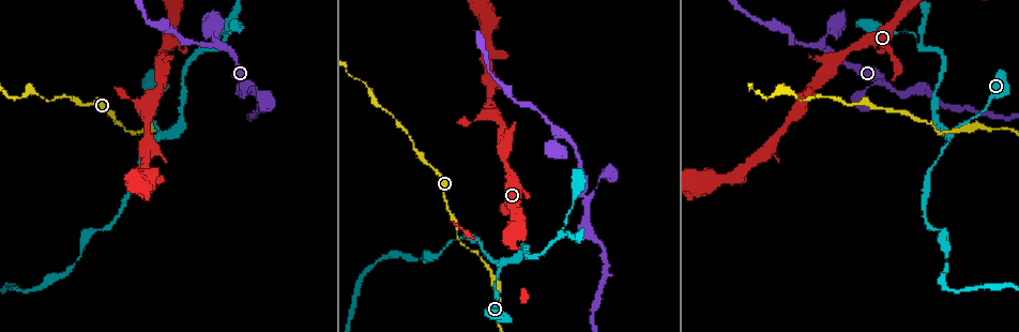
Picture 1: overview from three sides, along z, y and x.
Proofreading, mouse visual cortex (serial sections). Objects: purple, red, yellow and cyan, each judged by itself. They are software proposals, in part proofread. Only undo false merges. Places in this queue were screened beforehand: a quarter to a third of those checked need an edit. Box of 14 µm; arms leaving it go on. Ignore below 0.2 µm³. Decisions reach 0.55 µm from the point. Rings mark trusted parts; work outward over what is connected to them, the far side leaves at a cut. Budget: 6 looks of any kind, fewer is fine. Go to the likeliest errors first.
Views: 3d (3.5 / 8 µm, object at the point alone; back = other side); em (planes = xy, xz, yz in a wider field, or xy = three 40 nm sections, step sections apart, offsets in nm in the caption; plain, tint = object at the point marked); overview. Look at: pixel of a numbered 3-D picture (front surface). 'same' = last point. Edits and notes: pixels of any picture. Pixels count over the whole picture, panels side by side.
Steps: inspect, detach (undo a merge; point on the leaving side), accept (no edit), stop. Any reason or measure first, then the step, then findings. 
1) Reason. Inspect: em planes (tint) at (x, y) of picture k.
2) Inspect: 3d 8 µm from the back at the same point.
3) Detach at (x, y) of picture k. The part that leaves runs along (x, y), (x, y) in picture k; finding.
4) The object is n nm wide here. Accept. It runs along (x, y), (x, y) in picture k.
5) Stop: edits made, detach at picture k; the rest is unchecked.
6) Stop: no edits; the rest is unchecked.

Three arms meet. Inspect: 3d 3.5 µm at (158, 136) of picture 1.

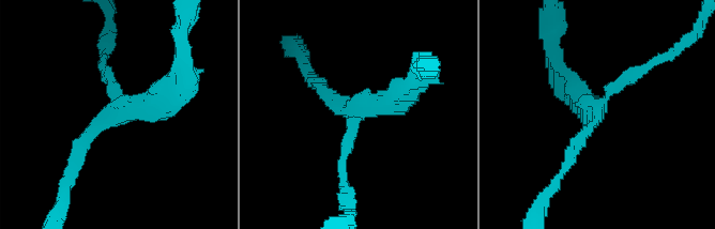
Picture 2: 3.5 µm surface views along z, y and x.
3 arms meet here; the arms are 150, 200, 350 nm wide; need the tissue. Inspect: em planes (tint) at (600, 103) of picture 2.

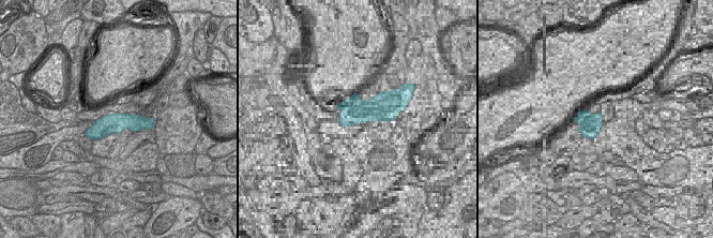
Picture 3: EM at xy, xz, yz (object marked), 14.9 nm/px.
The object is 300 nm wide here. Accept. It runs along (151, 125), (109, 123), (88, 133) in picture 3; all the same cell.

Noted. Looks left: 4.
Branch point. Inspect: 3d 8 µm at (562, 233) of picture 1.

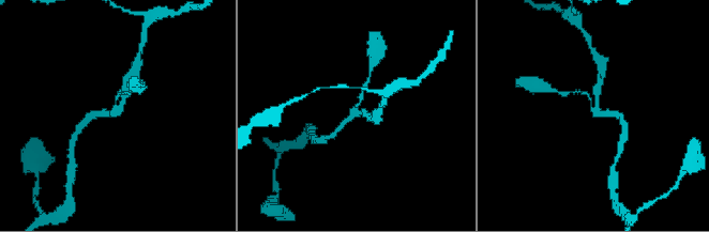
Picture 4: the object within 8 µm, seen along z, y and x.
Inspect: 3d 3.5 µm from the back at (355, 115) of picture 4.

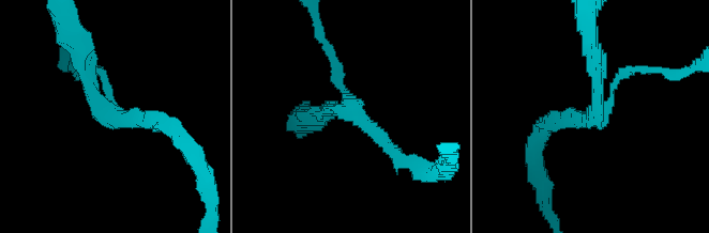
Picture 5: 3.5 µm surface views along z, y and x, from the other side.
3 arms meet here; the arms are 150, 150, 200 nm wide. Inspect: em xy step 1 (tint) at (107, 113) of picture 5.

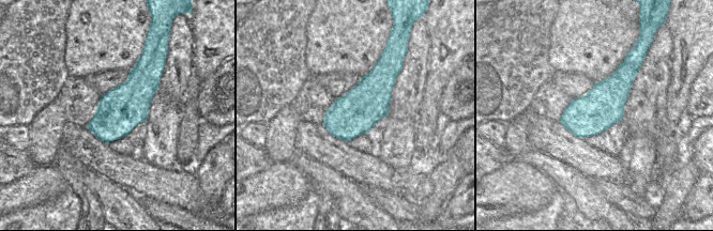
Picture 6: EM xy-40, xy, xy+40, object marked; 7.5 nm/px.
Accept. It runs along (402, 159), (348, 110), (335, 63) in picture 5; one cell here.

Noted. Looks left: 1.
Stop: no edits; the rest is unchecked.

